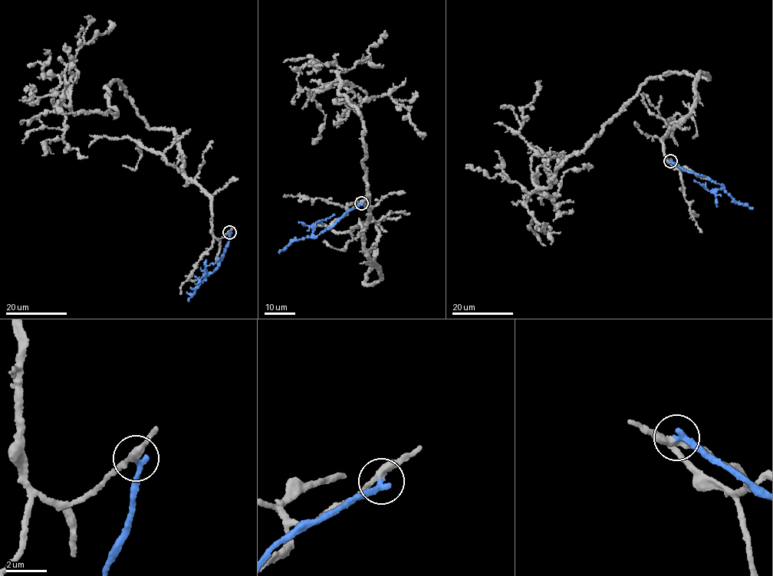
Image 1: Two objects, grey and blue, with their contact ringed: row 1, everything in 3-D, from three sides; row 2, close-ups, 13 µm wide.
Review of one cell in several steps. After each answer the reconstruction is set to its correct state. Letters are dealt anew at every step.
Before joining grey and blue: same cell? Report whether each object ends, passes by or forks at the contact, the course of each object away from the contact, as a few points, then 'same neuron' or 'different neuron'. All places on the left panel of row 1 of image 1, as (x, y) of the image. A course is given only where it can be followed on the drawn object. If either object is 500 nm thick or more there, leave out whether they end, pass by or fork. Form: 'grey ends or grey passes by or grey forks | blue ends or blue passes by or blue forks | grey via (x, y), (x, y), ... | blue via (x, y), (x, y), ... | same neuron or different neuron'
grey passes by | blue ends | grey via (229, 232), (214, 237), (175, 132), (151, 129), (119, 81), (116, 116), (24, 90) | blue via (230, 232), (216, 268), (197, 286), (188, 301) | different neuron

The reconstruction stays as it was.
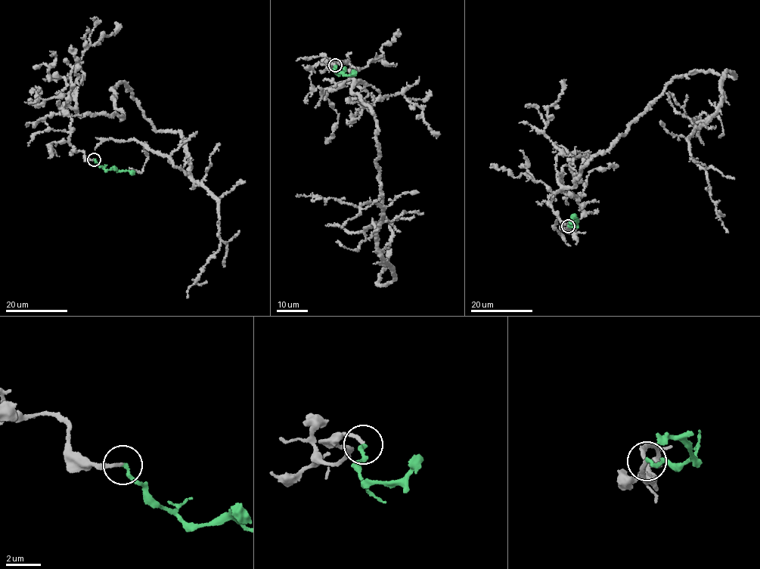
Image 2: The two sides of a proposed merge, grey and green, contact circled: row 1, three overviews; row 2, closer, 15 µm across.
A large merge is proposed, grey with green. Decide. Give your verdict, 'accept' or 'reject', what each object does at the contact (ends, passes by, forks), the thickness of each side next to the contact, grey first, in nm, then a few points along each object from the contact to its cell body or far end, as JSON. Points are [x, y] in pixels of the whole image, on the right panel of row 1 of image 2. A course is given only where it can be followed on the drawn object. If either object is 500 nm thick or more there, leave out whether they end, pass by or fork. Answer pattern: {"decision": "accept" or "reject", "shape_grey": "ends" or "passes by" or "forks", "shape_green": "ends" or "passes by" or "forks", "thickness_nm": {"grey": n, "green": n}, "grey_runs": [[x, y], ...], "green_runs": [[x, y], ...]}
{"decision": "accept", "shape_grey": "ends", "shape_green": "ends", "thickness_nm": {"grey": 200, "green": 190}, "grey_runs": [[568, 226], [548, 197], [574, 187], [674, 78], [735, 77], [727, 71], [719, 109], [688, 140], [728, 233]], "green_runs": [[568, 226], [577, 226], [575, 224], [577, 218], [573, 215]]}

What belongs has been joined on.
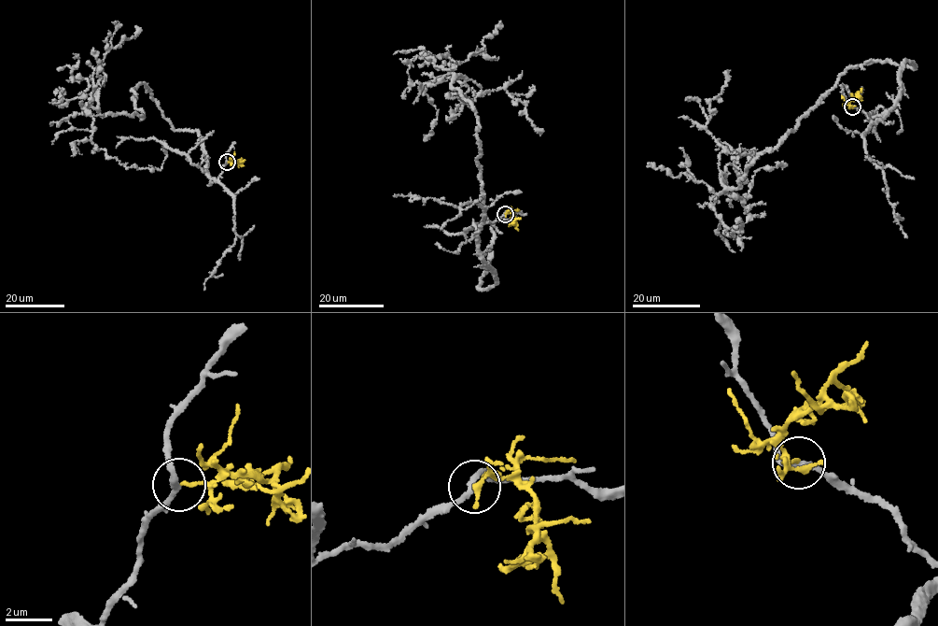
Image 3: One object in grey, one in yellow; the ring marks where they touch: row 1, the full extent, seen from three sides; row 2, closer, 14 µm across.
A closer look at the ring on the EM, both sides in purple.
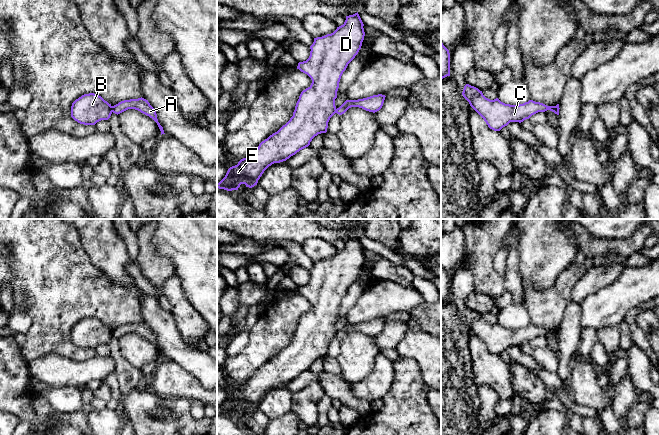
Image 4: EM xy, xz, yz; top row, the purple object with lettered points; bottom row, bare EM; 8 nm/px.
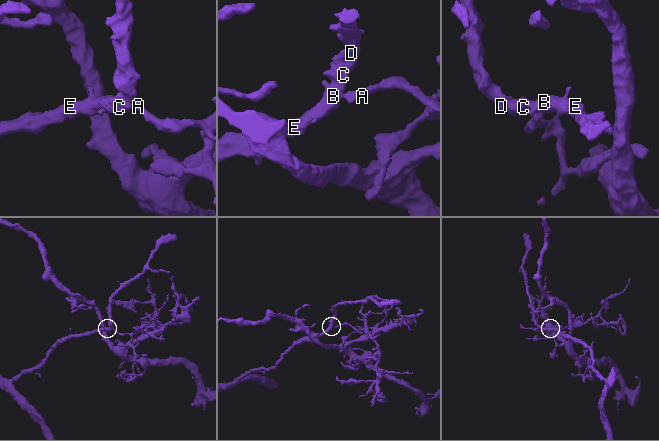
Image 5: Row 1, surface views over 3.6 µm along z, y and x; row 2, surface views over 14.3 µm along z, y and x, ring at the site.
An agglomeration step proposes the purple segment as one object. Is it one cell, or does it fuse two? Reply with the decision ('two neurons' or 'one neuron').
two neurons

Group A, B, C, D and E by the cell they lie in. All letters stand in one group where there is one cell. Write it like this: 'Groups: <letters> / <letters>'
Groups: A / B C D E

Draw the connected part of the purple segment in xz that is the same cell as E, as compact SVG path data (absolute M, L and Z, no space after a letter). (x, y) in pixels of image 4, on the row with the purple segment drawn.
M357 12L346 16L344 24L337 27L333 33L314 38L314 42L310 46L309 58L299 62L297 66L297 69L311 78L312 83L301 92L293 116L277 132L262 141L251 155L230 167L225 177L217 183L217 188L232 191L238 190L241 184L245 184L249 188L254 187L269 166L286 161L308 147L315 136L327 132L328 122L336 113L335 99L341 76L361 49L365 36L363 26Z

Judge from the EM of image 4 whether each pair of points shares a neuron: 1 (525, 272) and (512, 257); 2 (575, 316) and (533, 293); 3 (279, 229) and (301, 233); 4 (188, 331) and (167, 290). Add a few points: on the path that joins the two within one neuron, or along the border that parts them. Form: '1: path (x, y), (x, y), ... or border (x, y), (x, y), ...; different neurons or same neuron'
1: border (519, 241), (519, 270), (517, 272); different neurons
2: border (572, 301), (565, 309), (558, 327); different neurons
3: path (284, 229), (296, 229); same neuron
4: path (188, 321), (177, 300); same neuron

